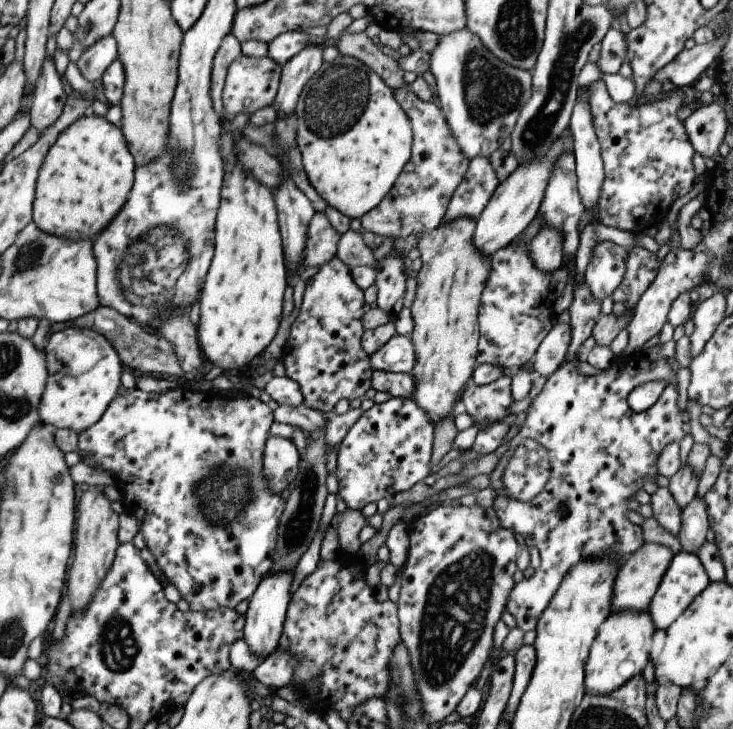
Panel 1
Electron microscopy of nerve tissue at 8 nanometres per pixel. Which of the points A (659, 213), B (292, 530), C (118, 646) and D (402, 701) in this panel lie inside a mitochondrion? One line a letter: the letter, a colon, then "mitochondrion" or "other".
A: other
B: mitochondrion
C: mitochondrion
D: mitochondrion

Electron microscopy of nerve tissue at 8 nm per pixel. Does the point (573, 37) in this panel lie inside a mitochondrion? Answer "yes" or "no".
yes

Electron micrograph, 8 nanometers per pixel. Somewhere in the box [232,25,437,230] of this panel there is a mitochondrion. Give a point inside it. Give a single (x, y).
(339, 98)

